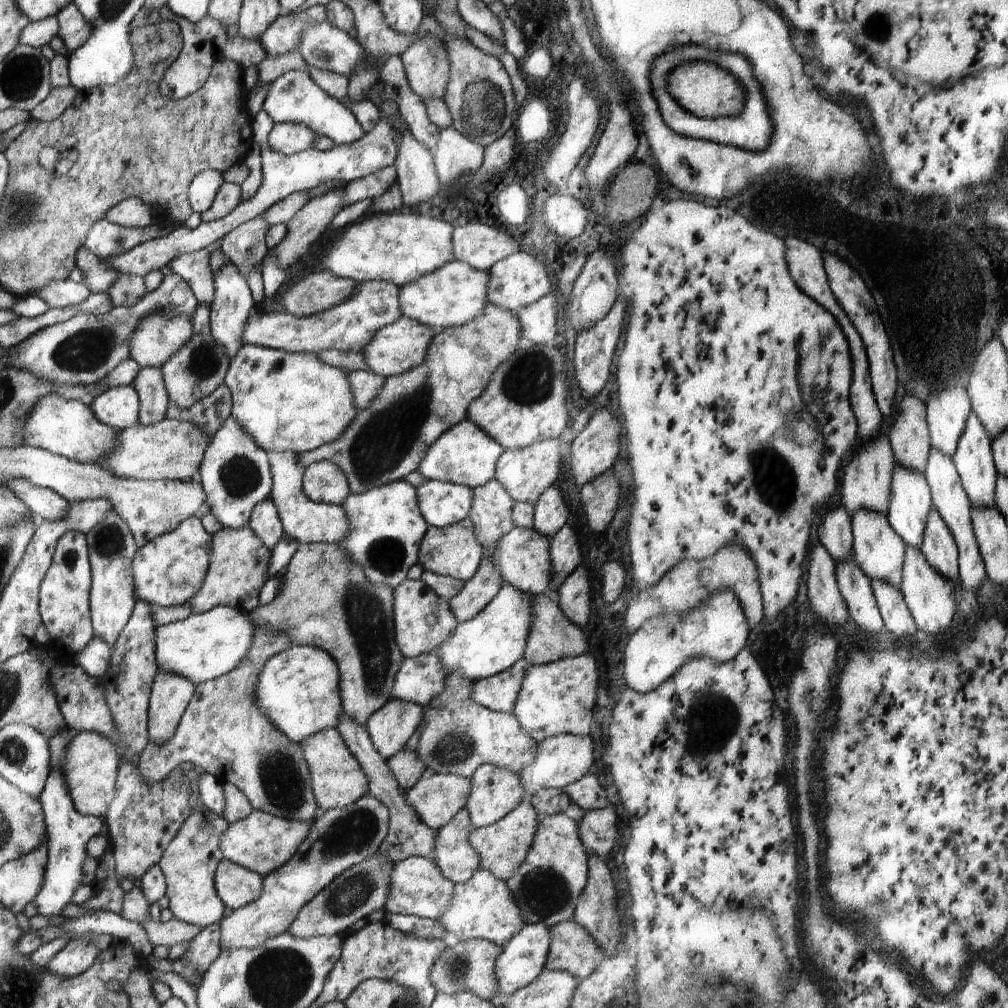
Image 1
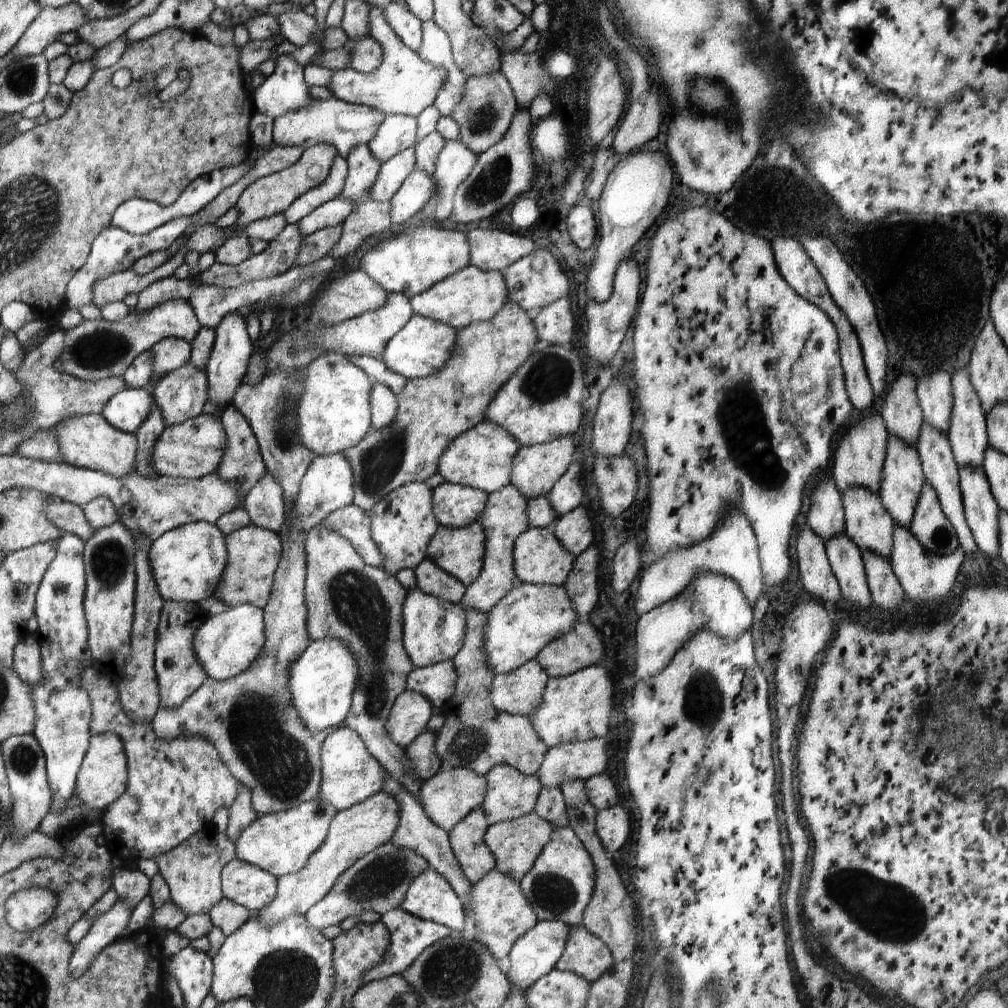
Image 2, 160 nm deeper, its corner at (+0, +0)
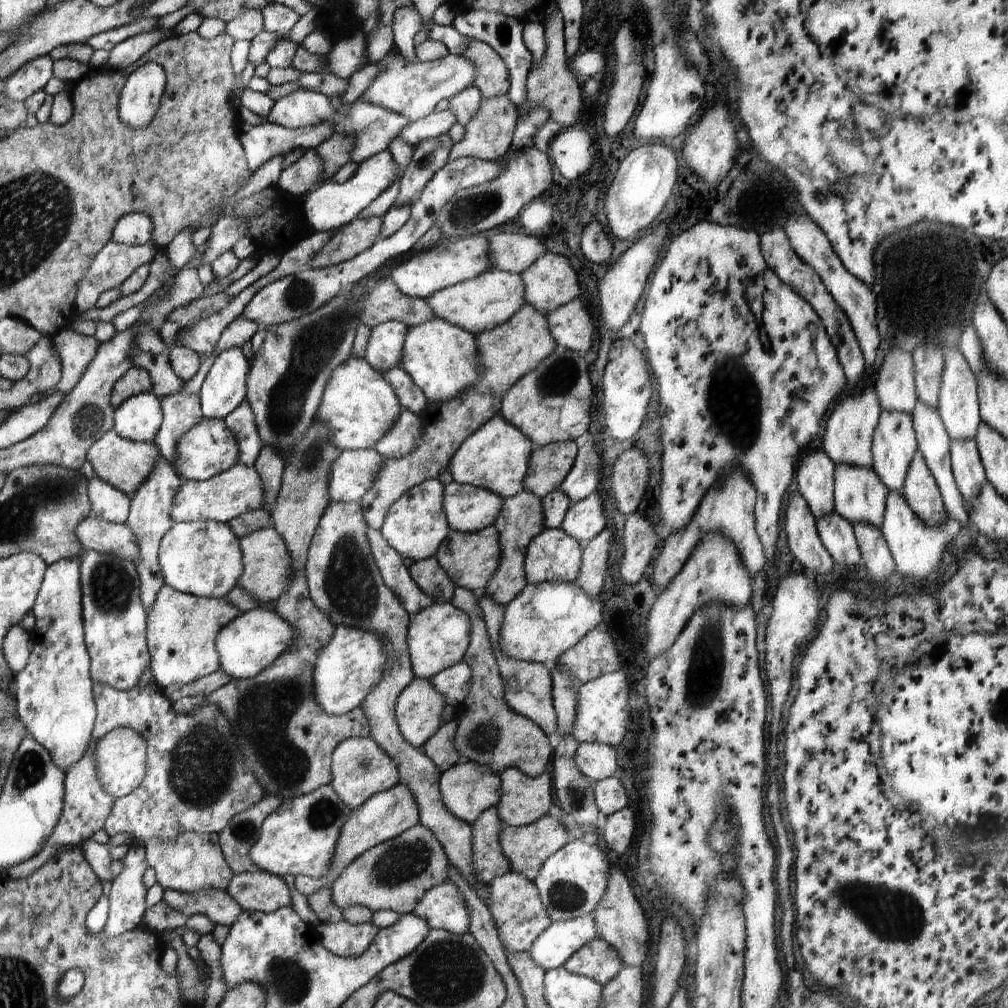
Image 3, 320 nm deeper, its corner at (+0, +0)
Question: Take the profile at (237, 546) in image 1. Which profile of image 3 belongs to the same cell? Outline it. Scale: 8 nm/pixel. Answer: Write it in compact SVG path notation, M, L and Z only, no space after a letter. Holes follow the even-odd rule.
M272 526L243 536L239 539L239 547L243 553L243 575L237 585L262 604L274 603L295 579L295 561L283 536Z

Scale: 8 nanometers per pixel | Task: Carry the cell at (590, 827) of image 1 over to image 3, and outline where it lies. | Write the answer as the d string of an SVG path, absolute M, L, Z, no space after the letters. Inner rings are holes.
M623 808L614 815L608 815L601 832L605 840L605 850L616 855L624 854L634 836L634 828L636 828L636 822L634 822L632 810Z

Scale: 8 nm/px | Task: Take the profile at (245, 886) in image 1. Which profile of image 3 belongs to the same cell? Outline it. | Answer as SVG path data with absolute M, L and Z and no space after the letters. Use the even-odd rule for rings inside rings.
M266 871L234 875L227 891L244 911L273 913L291 904L290 890L283 877Z

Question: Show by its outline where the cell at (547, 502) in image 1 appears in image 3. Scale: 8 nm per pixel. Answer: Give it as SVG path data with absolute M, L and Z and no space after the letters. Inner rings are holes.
M588 434L582 438L579 456L559 489L568 496L572 503L586 499L598 486L600 468L602 468L600 454L596 450L592 436Z

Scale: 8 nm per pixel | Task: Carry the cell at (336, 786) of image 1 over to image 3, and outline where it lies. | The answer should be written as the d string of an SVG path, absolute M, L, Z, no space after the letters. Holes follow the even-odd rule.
M372 738L343 740L331 760L331 785L351 808L362 807L372 795L387 791L399 783L399 766Z

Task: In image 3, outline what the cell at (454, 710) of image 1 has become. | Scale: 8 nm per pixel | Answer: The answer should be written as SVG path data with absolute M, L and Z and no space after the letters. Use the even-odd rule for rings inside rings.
M455 585L450 603L463 609L471 619L470 646L462 660L471 665L471 692L461 705L457 716L459 723L454 735L456 750L463 760L488 765L495 773L501 773L507 767L516 767L531 777L542 775L554 752L554 742L540 725L516 712L503 697L505 682L496 658L498 651L492 646L478 598L471 589Z

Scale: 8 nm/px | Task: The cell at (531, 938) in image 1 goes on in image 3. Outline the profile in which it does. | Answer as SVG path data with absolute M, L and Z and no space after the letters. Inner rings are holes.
M595 914L565 921L554 921L528 951L545 970L562 966L579 948L598 938Z

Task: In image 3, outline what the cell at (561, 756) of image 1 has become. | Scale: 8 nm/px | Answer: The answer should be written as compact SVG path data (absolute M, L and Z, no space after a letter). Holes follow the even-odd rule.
M580 743L574 760L582 774L594 782L614 777L616 772L616 752L612 745L598 746L598 743Z

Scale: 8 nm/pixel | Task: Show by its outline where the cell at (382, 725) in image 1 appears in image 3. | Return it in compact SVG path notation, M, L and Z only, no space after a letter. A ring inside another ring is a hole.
M415 677L396 704L396 720L404 738L420 750L440 728L447 700L429 679Z

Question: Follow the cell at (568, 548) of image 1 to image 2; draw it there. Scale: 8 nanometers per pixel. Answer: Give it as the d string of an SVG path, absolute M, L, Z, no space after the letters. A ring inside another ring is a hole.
M582 506L558 517L552 528L560 544L574 557L582 555L592 544L592 522Z

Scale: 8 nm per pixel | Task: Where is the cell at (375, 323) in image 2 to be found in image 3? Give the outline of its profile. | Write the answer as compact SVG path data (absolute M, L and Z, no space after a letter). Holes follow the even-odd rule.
M388 321L371 329L365 354L368 364L382 373L400 366L407 332L402 321Z

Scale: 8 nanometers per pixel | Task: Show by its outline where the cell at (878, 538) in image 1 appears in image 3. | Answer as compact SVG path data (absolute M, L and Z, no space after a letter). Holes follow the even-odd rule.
M840 463L835 464L834 472L834 510L851 524L868 523L880 529L889 490L873 467L857 467L848 463Z

